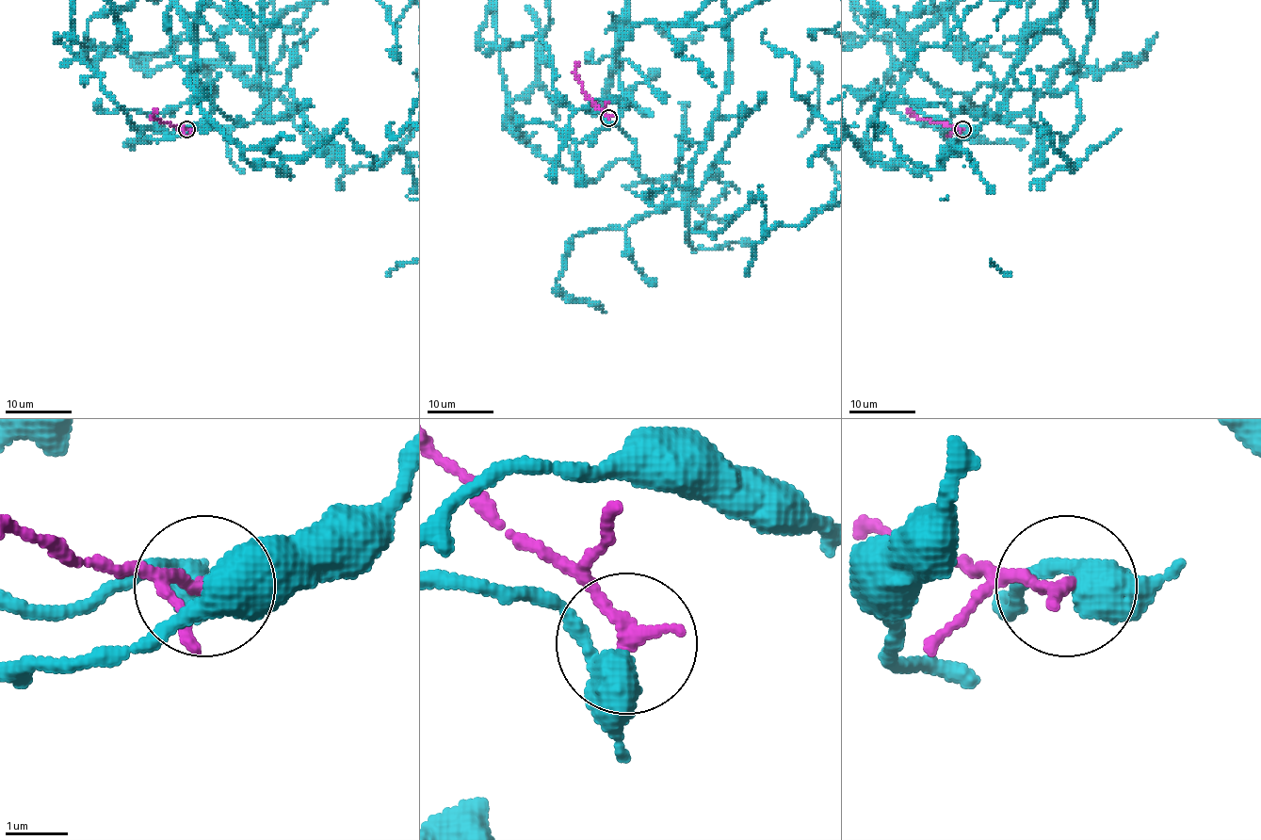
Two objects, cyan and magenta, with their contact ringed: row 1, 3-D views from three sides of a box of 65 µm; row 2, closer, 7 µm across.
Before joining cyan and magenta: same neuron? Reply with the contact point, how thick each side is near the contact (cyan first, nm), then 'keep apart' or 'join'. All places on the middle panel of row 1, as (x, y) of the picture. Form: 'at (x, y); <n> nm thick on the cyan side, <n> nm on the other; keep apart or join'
at (608, 118); 480 nm thick on the cyan side, 240 nm on the other; keep apart

